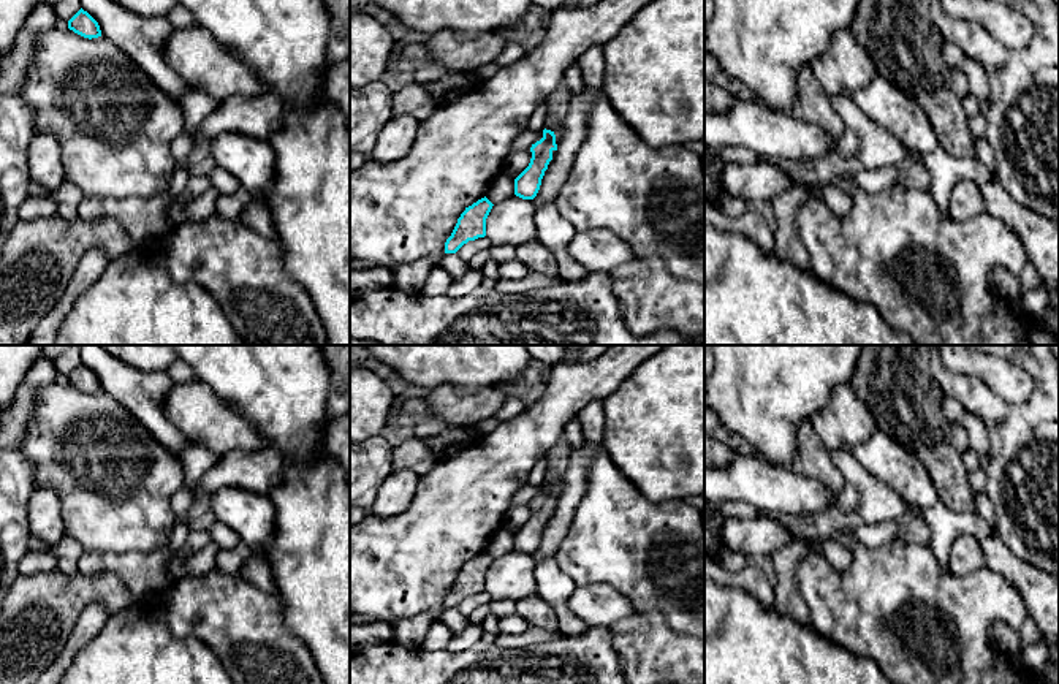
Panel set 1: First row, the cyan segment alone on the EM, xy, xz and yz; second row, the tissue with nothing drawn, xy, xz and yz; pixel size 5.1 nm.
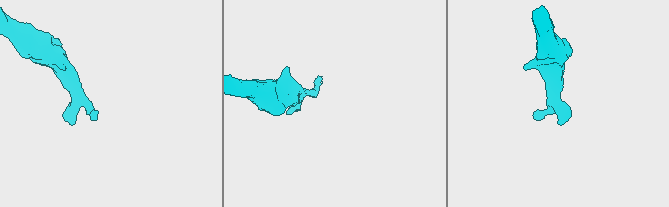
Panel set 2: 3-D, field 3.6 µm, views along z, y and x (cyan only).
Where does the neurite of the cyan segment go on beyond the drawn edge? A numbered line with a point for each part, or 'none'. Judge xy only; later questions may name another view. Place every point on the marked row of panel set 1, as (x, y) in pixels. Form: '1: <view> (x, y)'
none

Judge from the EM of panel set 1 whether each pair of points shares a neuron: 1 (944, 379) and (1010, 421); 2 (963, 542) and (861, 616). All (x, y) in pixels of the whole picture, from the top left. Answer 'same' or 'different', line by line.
1: same
2: different

